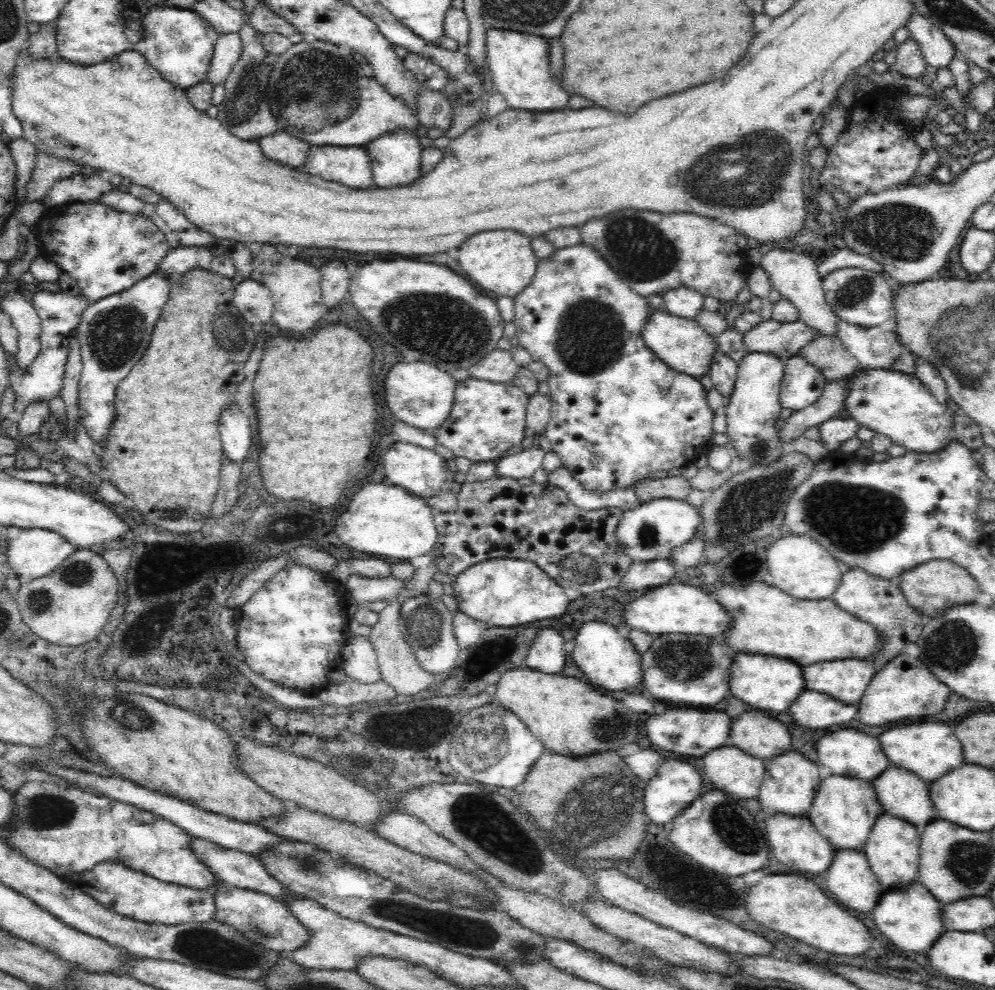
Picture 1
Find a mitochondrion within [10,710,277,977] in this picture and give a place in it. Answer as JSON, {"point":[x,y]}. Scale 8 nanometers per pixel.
{"point":[212,949]}

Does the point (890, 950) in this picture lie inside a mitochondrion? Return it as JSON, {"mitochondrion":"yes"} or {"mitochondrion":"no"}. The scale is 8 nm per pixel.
{"mitochondrion":"no"}

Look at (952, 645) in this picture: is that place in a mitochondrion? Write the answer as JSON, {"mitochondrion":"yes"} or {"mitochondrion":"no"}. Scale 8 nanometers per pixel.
{"mitochondrion":"yes"}

